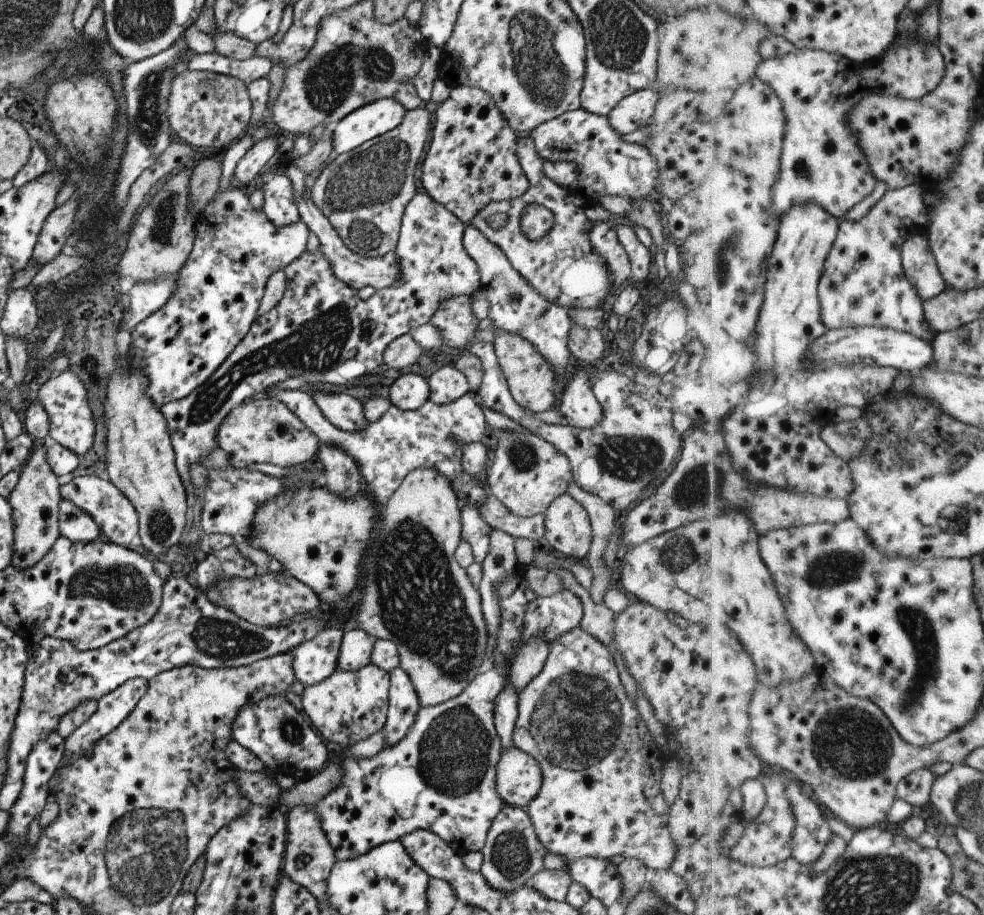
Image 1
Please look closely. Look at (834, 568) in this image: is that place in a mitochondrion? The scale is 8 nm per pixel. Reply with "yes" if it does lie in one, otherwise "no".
yes

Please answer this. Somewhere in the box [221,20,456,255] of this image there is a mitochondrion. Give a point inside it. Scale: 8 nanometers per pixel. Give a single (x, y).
(329, 80)

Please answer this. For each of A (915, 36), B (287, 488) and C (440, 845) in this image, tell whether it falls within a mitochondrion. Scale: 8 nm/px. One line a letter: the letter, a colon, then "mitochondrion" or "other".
A: other
B: other
C: other

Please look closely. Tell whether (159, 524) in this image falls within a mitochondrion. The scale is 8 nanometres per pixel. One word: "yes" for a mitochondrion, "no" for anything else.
yes

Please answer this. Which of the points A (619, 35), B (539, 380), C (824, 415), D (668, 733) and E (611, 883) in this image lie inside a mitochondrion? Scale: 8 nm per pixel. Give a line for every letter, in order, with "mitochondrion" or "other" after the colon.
A: mitochondrion
B: other
C: other
D: other
E: other

